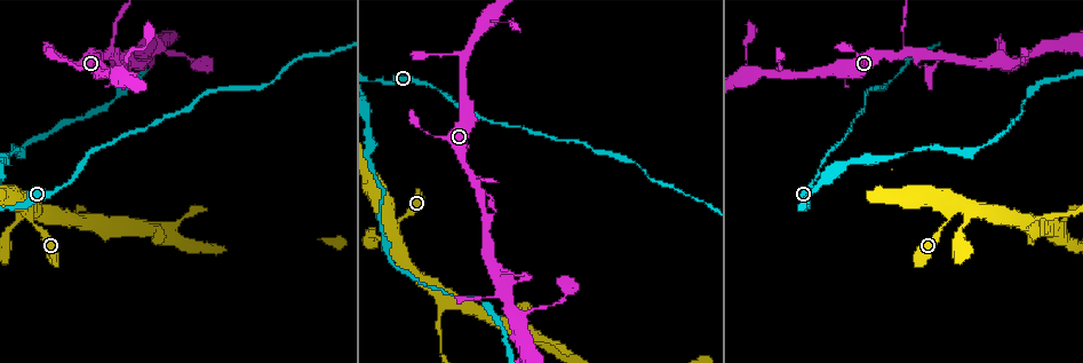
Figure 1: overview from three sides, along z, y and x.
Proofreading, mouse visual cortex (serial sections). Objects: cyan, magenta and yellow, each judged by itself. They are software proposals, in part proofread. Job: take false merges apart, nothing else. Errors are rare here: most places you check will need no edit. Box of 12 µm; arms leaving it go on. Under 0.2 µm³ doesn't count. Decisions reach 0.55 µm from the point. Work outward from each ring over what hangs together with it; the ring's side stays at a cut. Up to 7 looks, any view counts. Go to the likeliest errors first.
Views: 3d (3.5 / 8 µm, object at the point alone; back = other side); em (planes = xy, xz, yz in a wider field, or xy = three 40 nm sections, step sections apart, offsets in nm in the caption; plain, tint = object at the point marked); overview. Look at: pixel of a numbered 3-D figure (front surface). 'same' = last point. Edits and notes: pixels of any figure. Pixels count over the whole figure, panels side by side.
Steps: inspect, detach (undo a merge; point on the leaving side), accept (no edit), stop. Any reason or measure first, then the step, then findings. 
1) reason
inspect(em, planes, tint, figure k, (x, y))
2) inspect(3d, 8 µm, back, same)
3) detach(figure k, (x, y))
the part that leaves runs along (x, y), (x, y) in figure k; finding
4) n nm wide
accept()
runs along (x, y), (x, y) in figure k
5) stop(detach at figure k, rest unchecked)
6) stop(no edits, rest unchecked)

side arm on a straight run
inspect(3d, 3.5 µm, figure 1, (111, 54))

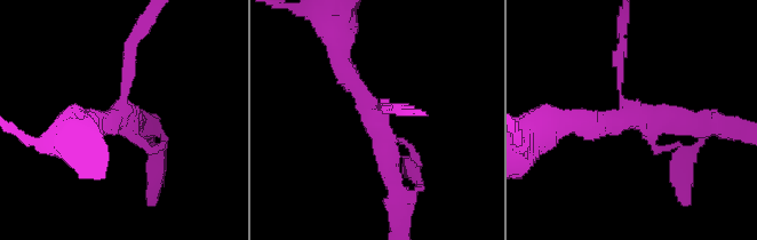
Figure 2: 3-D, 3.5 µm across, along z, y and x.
3 arms; arms of 150, 300, 300 nm
inspect(em, planes, tint, figure 2, (116, 118))

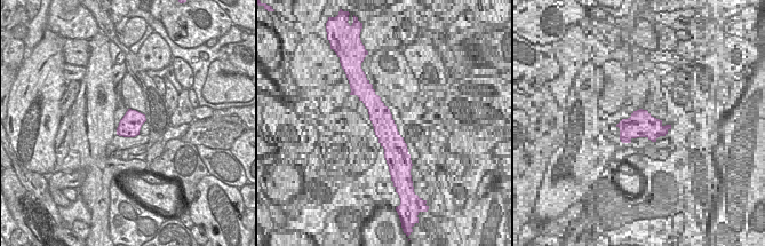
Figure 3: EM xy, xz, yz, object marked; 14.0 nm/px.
accept()
runs along (337, 54), (383, 138), (393, 189) in figure 2; one cell here

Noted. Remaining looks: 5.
two arms in line, one across
inspect(3d, 3.5 µm, figure 1, (956, 210))

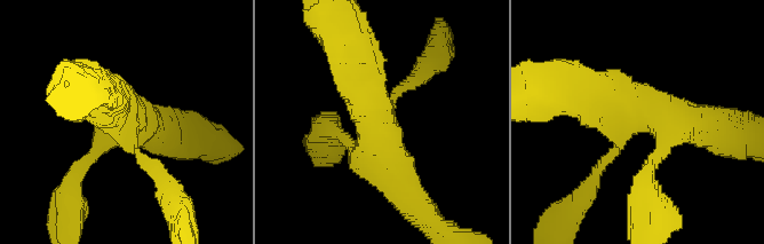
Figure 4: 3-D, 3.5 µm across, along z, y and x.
shape alone is not enough
inspect(em, xy, step 1, tint, figure 4, (384, 120))

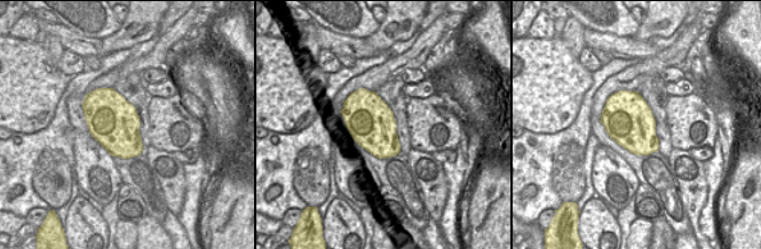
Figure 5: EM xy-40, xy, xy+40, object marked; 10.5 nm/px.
accept()
runs along (596, 176), (643, 109), (695, 124) in figure 4; all the same cell

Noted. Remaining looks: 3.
inspect(3d, 3.5 µm, figure 1, (1022, 222))

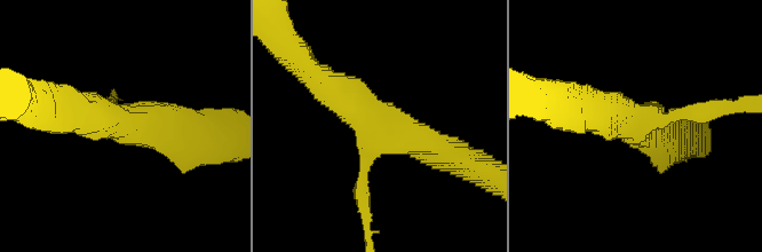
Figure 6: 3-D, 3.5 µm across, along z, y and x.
3 arms; arms of 200, 500, 500 nm; now the EM
inspect(em, xy, step 5, plain, figure 6, (379, 122))

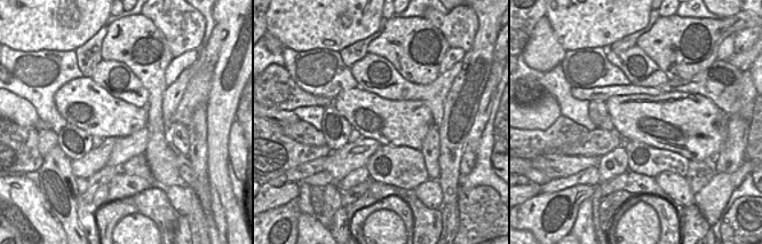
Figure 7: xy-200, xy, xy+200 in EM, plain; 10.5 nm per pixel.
inspect(em, xy, step 5, tint, same)

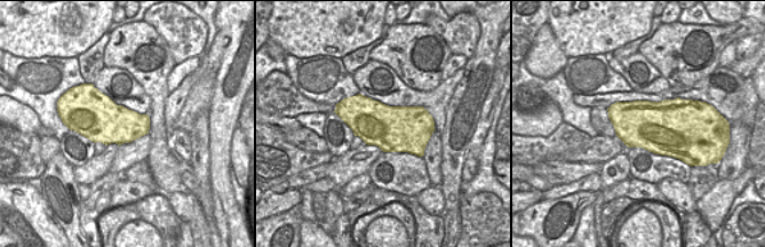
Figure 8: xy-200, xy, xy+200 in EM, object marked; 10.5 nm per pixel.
accept()
runs along (317, 79), (383, 126), (446, 152) in figure 6; continuous, no second cell

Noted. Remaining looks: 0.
stop(no edits, rest unchecked)

